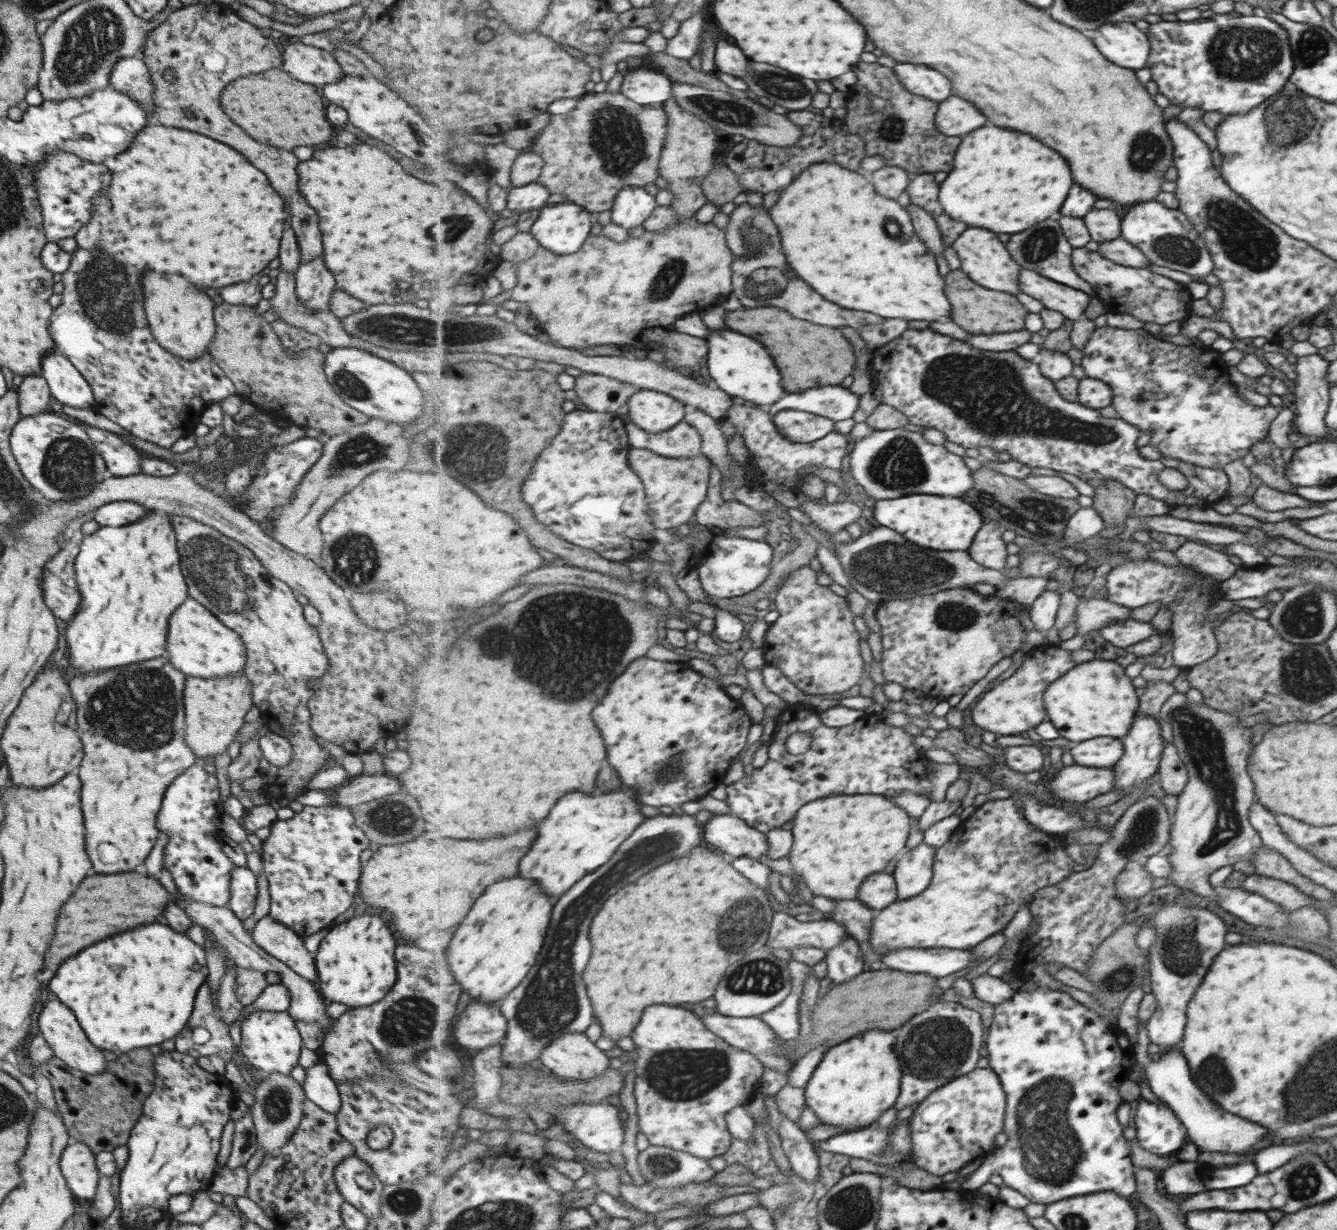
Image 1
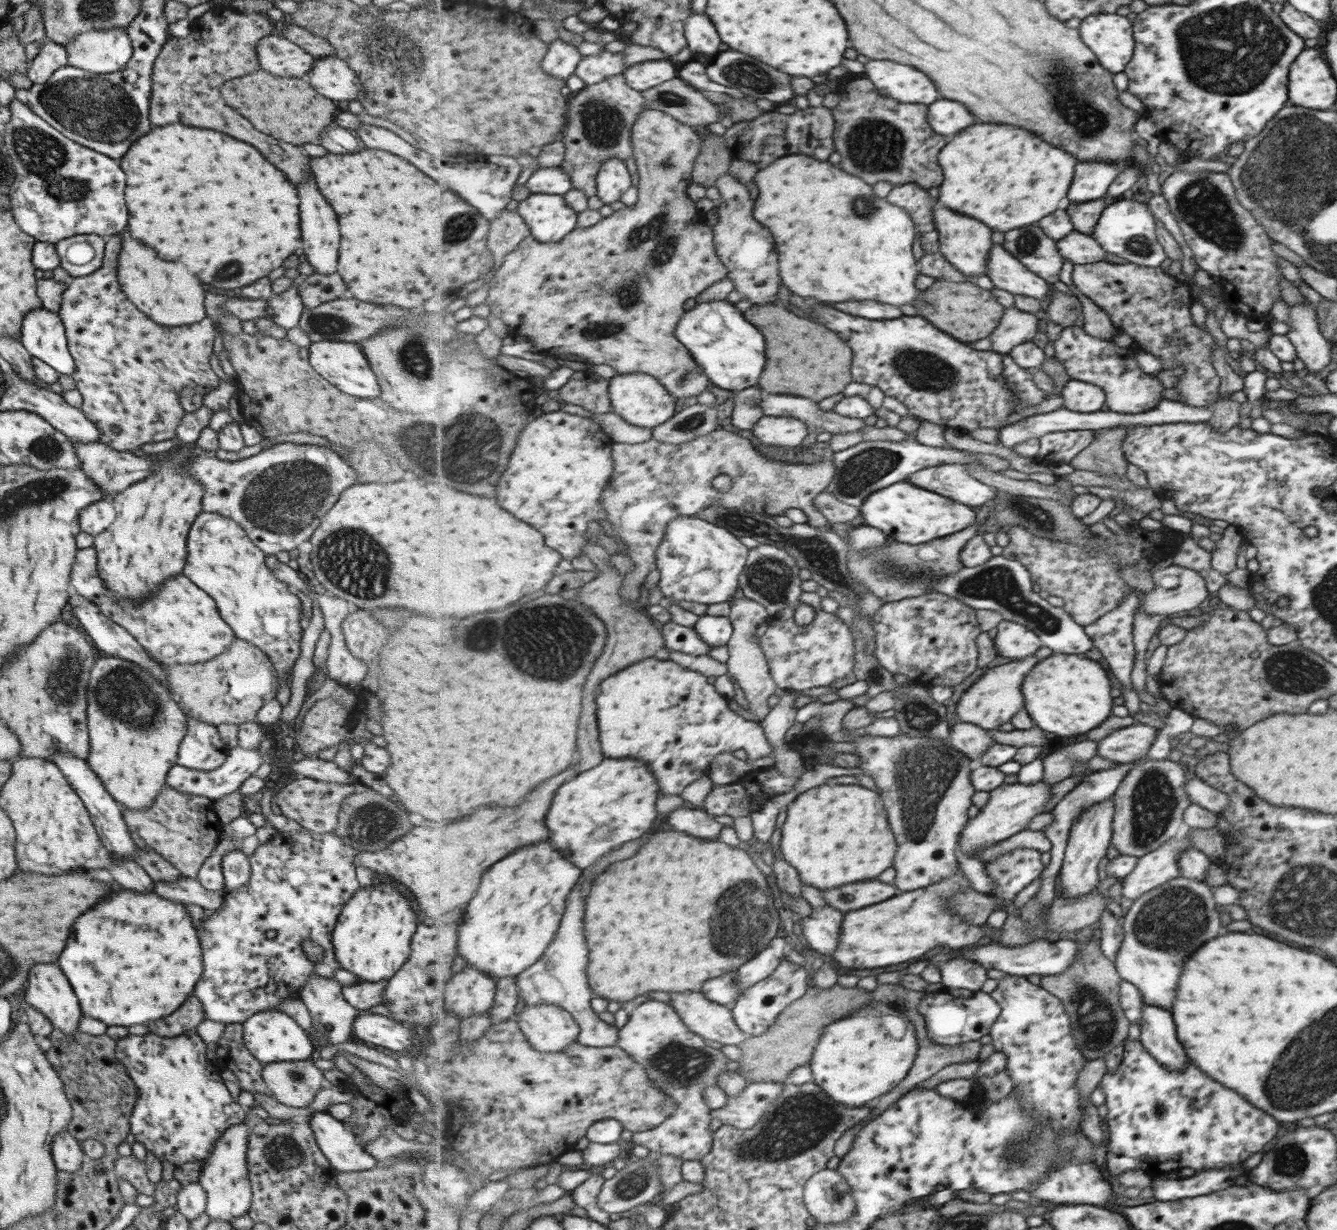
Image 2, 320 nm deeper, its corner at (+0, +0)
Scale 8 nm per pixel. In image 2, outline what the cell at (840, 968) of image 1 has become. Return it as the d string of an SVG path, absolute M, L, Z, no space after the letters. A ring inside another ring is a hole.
M827 904L803 918L800 930L803 933L803 940L812 950L832 955L837 952L835 948L839 944L841 924L843 924L843 912Z

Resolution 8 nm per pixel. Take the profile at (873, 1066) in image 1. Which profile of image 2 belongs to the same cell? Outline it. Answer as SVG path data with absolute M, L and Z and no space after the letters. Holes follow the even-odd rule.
M871 1002L863 1006L863 1010L855 1011L855 1014L826 1026L809 1065L814 1081L822 1086L833 1100L847 1107L859 1108L868 1105L868 1102L875 1098L885 1096L895 1088L913 1068L917 1052L919 1042L915 1036L914 1022L883 1002ZM885 1016L903 1020L903 1026L895 1026L901 1034L891 1034L891 1030L887 1030Z

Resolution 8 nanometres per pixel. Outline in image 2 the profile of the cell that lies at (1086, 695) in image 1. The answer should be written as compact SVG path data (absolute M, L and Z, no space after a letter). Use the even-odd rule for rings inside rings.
M1050 655L1034 666L1023 691L1027 694L1027 712L1041 730L1059 734L1057 738L1077 736L1099 728L1111 710L1111 688L1099 661L1082 655Z

